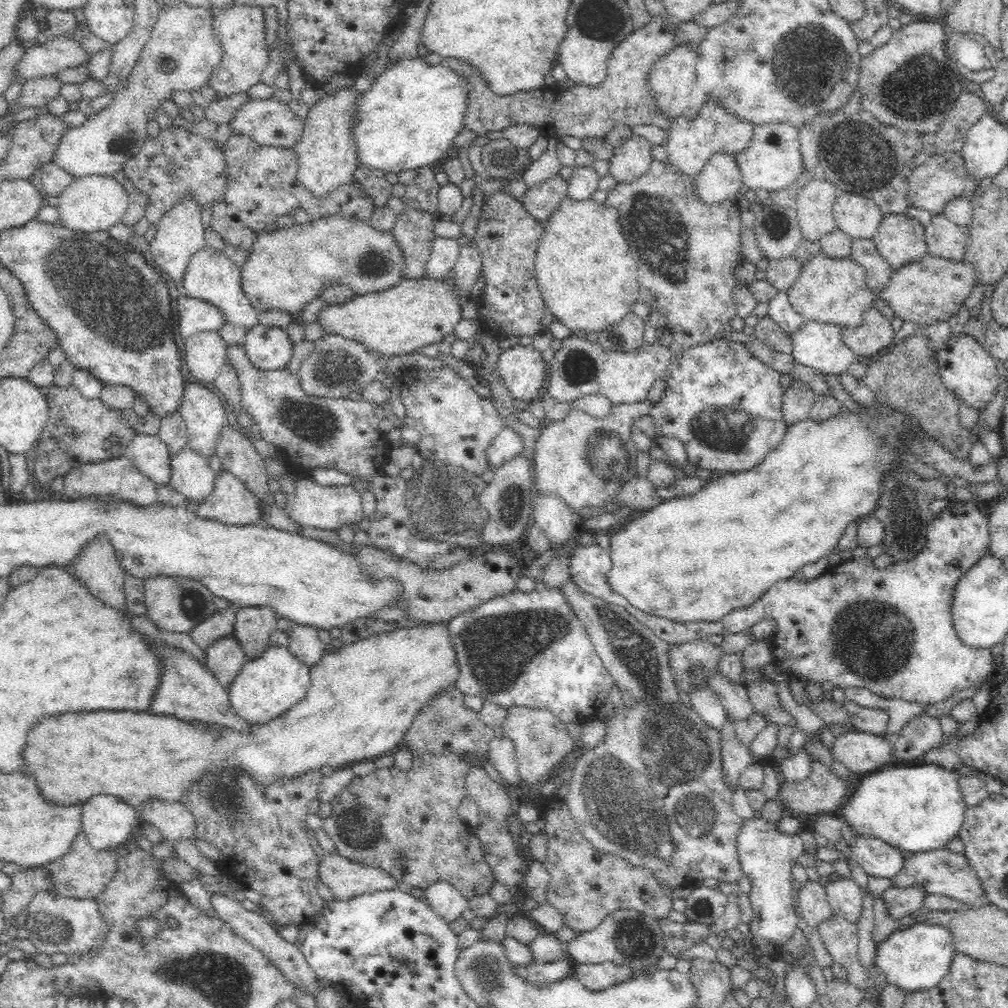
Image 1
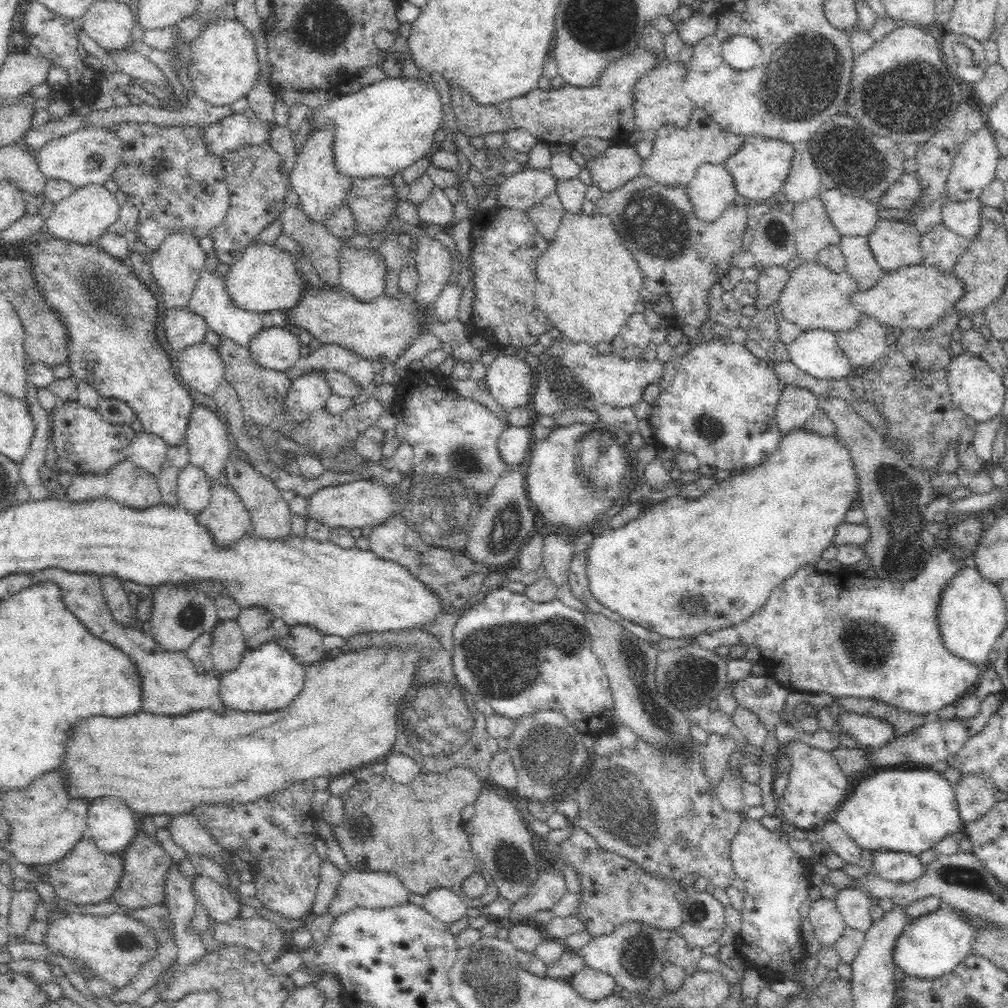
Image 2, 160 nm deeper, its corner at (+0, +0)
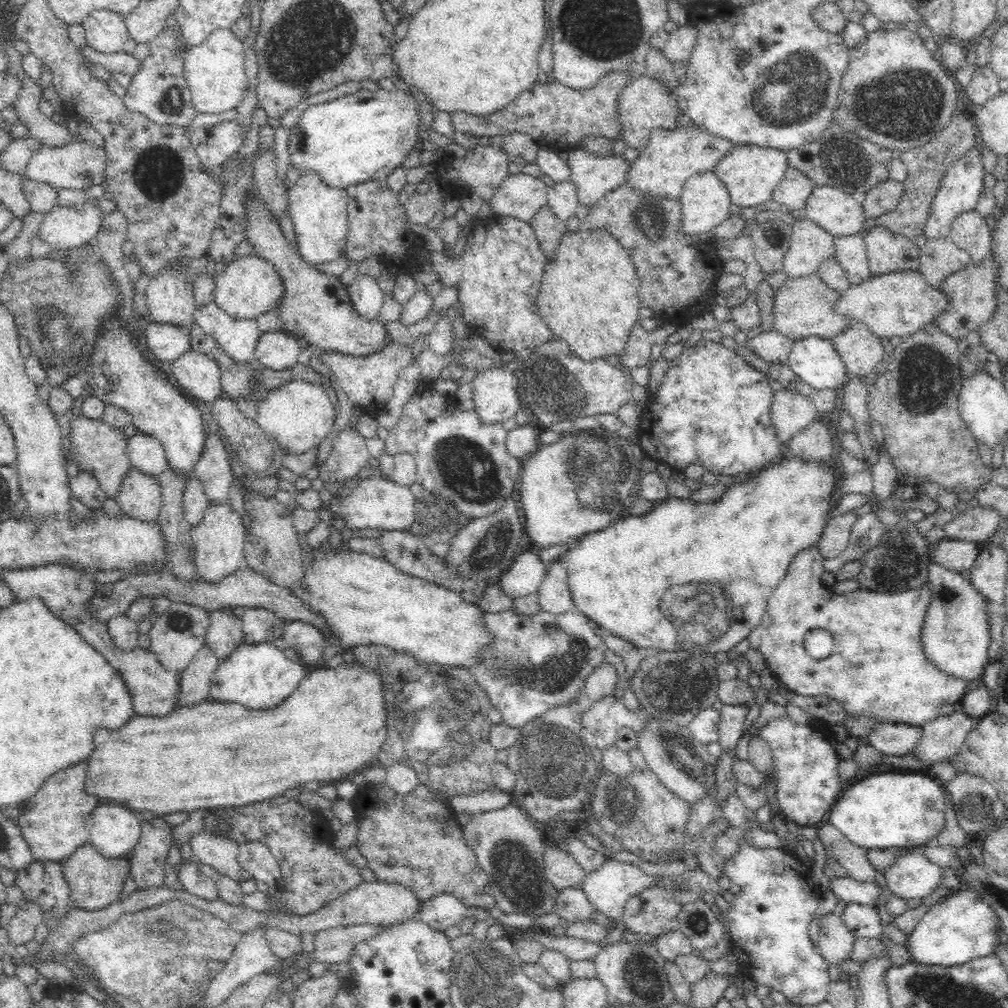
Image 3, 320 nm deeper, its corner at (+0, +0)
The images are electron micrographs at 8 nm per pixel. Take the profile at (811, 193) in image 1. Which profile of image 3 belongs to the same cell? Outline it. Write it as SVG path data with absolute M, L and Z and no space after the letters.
M802 212L796 214L788 252L783 256L783 272L790 278L817 273L826 258L835 256L835 237Z

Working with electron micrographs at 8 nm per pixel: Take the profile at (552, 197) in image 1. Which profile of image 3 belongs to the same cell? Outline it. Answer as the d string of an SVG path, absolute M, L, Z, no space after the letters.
M544 205L529 224L535 232L537 241L541 244L540 248L545 257L552 258L556 254L560 238L567 232L566 222L560 220L548 205Z

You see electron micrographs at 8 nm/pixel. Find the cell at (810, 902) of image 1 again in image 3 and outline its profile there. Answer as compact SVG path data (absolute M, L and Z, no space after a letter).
M839 911L824 915L819 921L819 937L815 948L821 957L836 967L843 960L848 960L855 936L843 923Z

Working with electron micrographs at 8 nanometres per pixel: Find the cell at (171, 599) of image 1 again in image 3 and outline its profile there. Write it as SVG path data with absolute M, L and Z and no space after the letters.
M172 601L167 610L155 618L149 630L151 650L160 660L164 670L180 673L190 665L195 655L205 646L205 634L210 626L210 610L184 602Z

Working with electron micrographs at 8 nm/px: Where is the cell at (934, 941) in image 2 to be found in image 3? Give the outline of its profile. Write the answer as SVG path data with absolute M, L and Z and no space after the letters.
M959 889L933 900L925 915L908 934L905 947L911 960L922 965L958 966L974 958L993 954L1000 943L1000 917L972 891Z

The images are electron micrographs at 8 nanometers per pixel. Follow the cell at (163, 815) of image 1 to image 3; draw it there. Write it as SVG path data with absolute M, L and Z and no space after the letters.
M198 832L189 838L188 842L195 854L196 859L201 864L206 864L214 871L229 876L236 882L241 882L243 872L238 863L238 842L228 837L216 836L208 832Z

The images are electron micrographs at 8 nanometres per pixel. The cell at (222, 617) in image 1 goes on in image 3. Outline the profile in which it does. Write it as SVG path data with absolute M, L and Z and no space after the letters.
M205 644L195 658L181 672L178 701L184 707L209 700L212 674L216 672L221 660Z

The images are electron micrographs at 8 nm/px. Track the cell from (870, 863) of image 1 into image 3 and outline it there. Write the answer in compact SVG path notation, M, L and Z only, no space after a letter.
M910 850L906 854L900 854L898 858L893 859L892 866L884 870L884 876L892 894L906 900L921 898L933 901L944 893L938 889L940 878L942 878L942 868L932 863L922 851Z

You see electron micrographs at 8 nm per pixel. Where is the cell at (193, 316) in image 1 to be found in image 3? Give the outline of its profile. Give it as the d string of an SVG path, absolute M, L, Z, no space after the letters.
M154 322L148 325L145 334L145 350L165 368L171 361L190 350L188 327Z

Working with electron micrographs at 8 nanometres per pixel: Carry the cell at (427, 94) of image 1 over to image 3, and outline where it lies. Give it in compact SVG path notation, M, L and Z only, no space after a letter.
M360 88L354 94L330 100L325 104L308 106L299 121L289 128L287 143L290 165L298 169L300 175L304 175L305 171L316 171L320 179L324 179L324 183L328 183L330 187L346 188L357 183L386 179L392 170L402 165L408 152L416 146L418 124L422 124L416 102L413 96L408 96L399 89L386 92L378 88L376 92L370 92Z

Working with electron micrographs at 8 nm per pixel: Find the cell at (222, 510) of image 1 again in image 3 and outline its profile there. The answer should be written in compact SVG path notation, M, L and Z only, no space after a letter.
M209 502L208 509L199 526L191 528L192 543L196 546L195 573L206 583L218 583L234 575L238 569L247 568L243 554L247 531L230 503Z

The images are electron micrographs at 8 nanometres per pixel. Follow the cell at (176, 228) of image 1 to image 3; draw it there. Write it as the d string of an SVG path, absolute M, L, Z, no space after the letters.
M176 258L168 268L162 268L158 274L150 277L150 282L146 289L145 300L152 322L160 324L173 324L182 328L194 324L193 288L194 281L205 272L206 260L201 258Z

